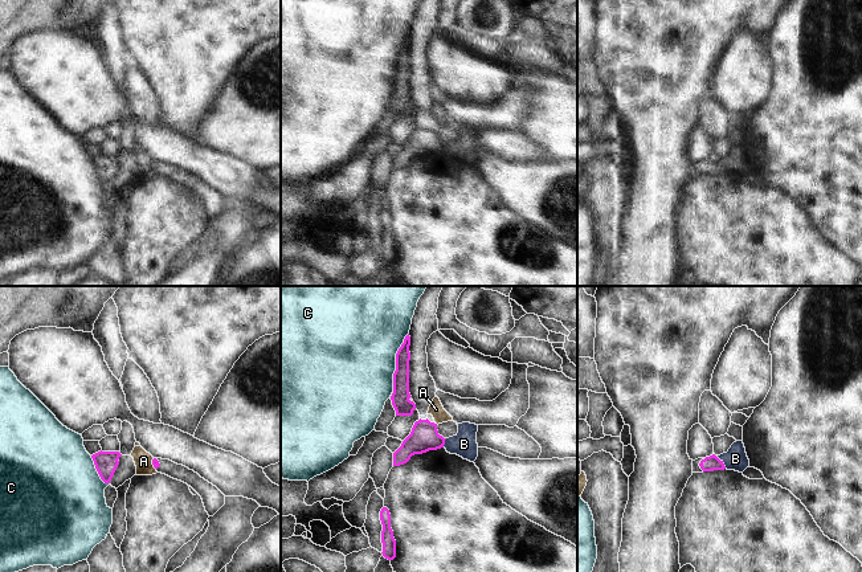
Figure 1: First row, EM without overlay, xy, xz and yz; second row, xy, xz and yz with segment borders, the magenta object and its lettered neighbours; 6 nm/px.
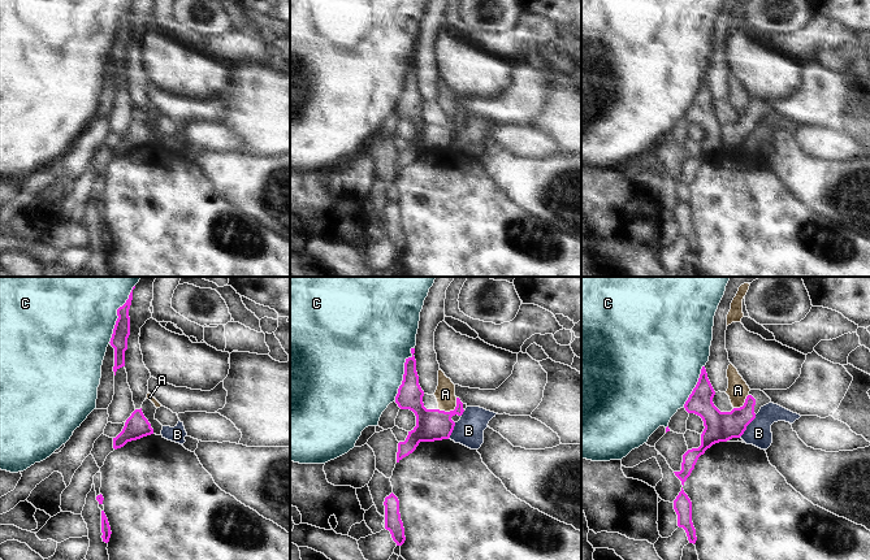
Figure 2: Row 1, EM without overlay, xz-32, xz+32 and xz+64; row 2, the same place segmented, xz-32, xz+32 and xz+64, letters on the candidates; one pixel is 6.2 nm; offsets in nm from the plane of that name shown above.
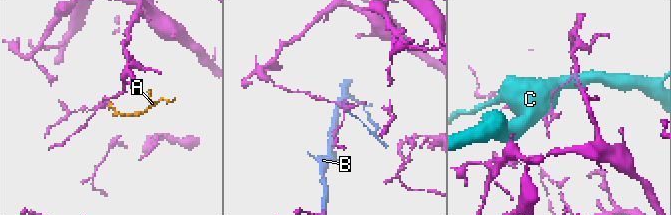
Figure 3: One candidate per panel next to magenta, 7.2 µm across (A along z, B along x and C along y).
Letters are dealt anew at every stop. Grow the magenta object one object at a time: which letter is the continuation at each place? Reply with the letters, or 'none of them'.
none of them.

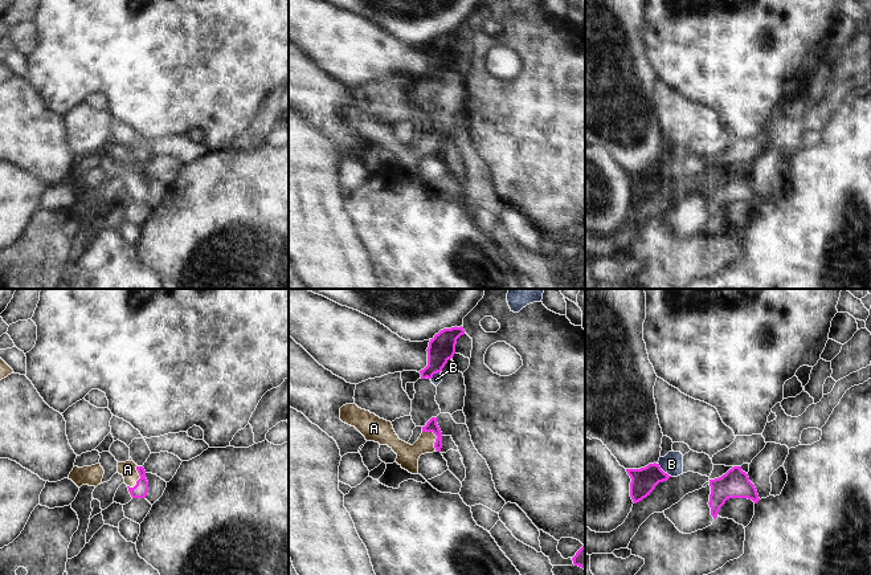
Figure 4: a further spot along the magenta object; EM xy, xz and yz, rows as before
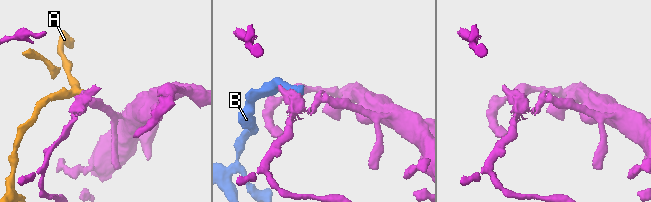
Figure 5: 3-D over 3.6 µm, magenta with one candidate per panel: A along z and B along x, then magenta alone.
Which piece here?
A.

